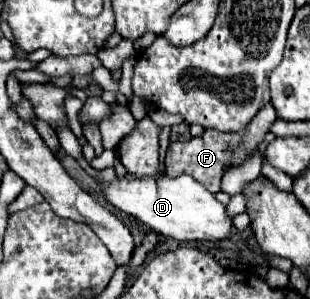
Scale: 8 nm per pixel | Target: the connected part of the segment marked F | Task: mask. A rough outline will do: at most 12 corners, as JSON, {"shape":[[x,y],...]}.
{"shape":[[271,104],[243,132],[205,130],[171,142],[167,176],[193,176],[217,194],[223,172],[241,166],[275,120]]}

